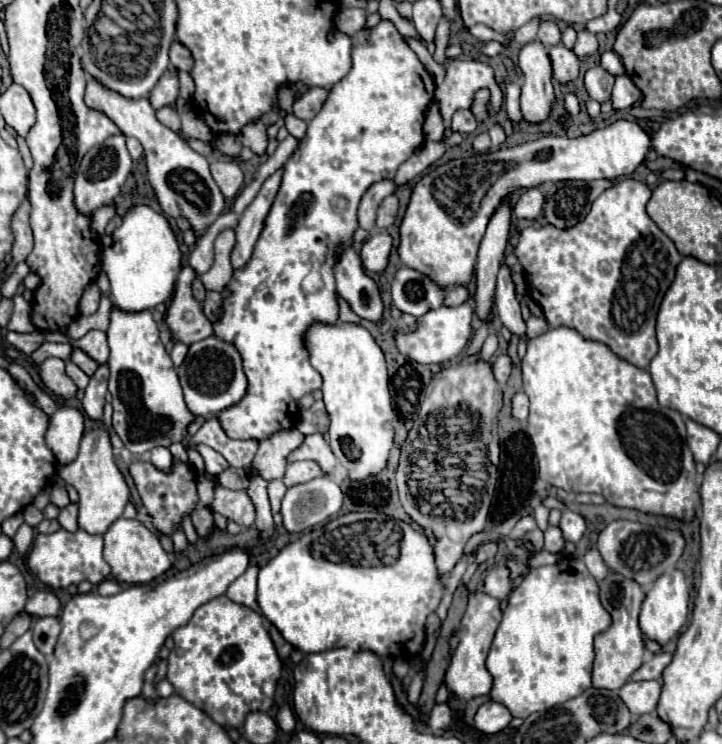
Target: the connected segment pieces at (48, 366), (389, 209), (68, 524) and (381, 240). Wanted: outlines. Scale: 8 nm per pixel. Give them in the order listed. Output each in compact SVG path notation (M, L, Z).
M46 358L40 366L40 380L46 390L50 390L56 398L68 400L76 394L76 384L64 374L64 360Z
M390 194L382 206L378 208L378 218L376 218L376 226L378 228L388 228L394 220L396 220L396 214L398 214L398 196L396 194Z
M70 502L68 506L60 508L60 514L58 514L56 520L60 522L60 526L62 526L64 530L68 530L68 532L76 532L76 530L78 530L78 522L76 522L76 518L78 518L78 504Z
M376 232L370 236L360 252L362 264L368 272L382 272L388 266L388 258L392 252L392 236L388 232Z

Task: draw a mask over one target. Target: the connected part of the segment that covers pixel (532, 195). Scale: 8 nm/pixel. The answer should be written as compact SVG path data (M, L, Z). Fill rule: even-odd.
M530 188L524 190L514 204L514 214L518 218L526 218L526 220L536 220L542 214L544 208L544 194L538 188Z

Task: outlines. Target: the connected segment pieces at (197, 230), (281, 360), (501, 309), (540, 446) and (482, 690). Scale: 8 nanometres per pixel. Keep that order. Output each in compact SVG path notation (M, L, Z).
M88 78L84 102L90 108L102 110L108 118L112 118L114 124L126 136L134 136L140 140L140 144L144 148L146 168L148 168L148 182L154 188L154 194L158 198L162 212L172 218L184 216L190 222L196 238L204 236L208 226L224 210L224 196L218 190L218 184L214 182L214 178L210 174L208 160L204 156L200 156L198 152L194 152L174 130L162 126L154 116L156 110L152 108L152 104L146 98L126 100L120 94L114 94L112 90L102 90L102 86L98 86L98 82L94 82L94 78Z
M382 20L370 32L368 46L352 48L352 70L330 88L322 110L312 118L306 136L300 140L298 148L284 164L282 186L264 220L264 230L260 232L250 260L242 268L234 270L230 282L226 284L230 296L222 302L222 318L212 324L214 336L218 340L234 344L234 348L240 352L244 374L248 380L244 398L238 404L218 412L218 420L228 438L266 440L280 430L296 426L298 400L306 394L316 392L322 386L320 372L316 372L310 364L310 354L304 344L304 336L314 322L338 322L338 296L334 284L334 264L338 262L338 246L352 246L354 242L352 234L358 228L356 210L364 192L374 182L380 182L384 178L392 180L398 166L422 146L424 112L432 98L432 76L426 72L418 56L410 50L404 36L400 36L392 22Z
M502 262L496 282L496 296L494 296L494 312L498 314L500 322L520 340L526 340L526 322L520 314L520 304L516 300L514 282L510 278L510 268Z
M550 328L546 334L528 340L522 376L524 392L530 398L528 436L534 444L538 474L544 482L574 494L602 494L608 504L620 508L634 508L682 522L696 518L700 494L696 486L696 464L686 444L684 420L678 410L658 404L656 388L646 370L618 358L600 342L584 340L576 330Z
M478 588L474 594L470 594L468 608L464 612L462 626L458 632L458 646L454 650L452 662L450 662L450 666L446 670L446 678L444 678L448 692L452 692L456 698L472 700L476 696L486 696L490 692L492 676L486 670L484 662L486 662L486 654L490 650L490 644L492 644L492 638L494 638L494 632L496 632L500 620L502 620L502 612L500 612L500 602L496 598L482 594L482 588Z

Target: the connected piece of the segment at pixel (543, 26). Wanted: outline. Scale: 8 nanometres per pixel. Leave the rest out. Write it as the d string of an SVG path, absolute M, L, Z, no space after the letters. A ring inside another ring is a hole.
M544 20L540 22L540 28L538 28L538 40L550 48L550 46L556 46L560 42L560 30L556 26L556 22L550 22L550 20Z

